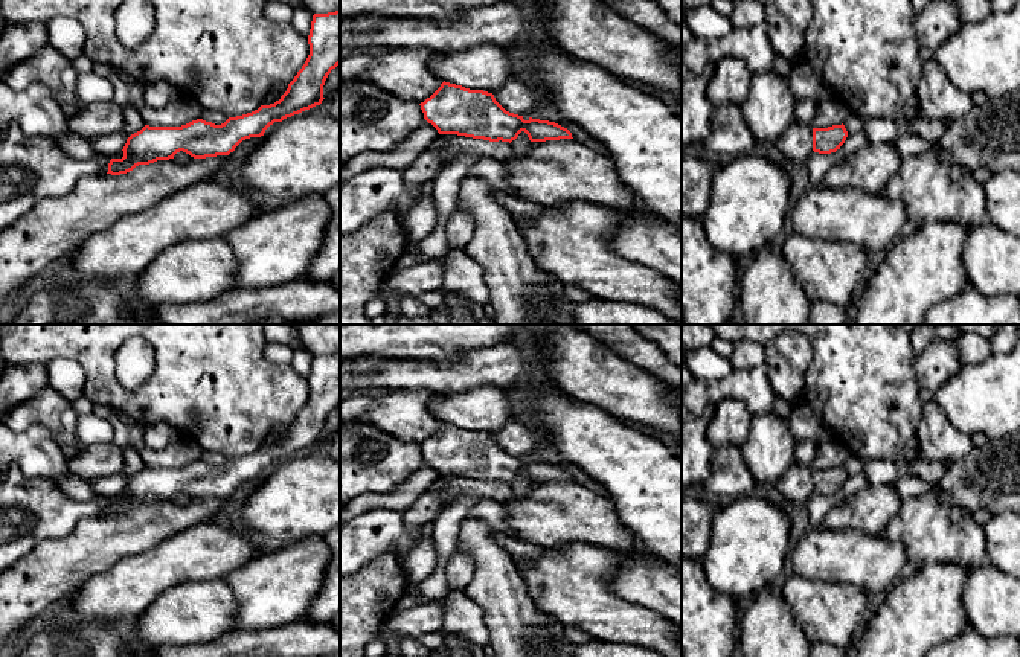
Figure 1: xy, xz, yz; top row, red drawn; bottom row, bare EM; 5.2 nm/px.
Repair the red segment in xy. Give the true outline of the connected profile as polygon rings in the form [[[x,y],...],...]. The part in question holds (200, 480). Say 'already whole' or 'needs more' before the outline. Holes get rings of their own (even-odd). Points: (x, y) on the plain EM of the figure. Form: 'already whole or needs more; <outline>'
needs more; [[[340,351],[313,357],[308,386],[310,396],[305,405],[274,445],[229,459],[221,466],[203,460],[181,468],[145,466],[127,480],[123,498],[110,502],[107,515],[127,515],[139,506],[157,502],[174,500],[183,506],[192,498],[229,497],[242,482],[264,477],[274,463],[320,447],[325,441],[325,422],[340,405]]]

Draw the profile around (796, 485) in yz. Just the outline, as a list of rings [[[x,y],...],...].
[[[793,463],[775,483],[787,506],[807,505],[813,492],[813,466]]]

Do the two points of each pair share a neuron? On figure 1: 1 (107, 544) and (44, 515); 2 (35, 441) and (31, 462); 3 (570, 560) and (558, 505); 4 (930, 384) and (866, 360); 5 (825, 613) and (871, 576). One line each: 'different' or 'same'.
1: different
2: same
3: different
4: different
5: different

